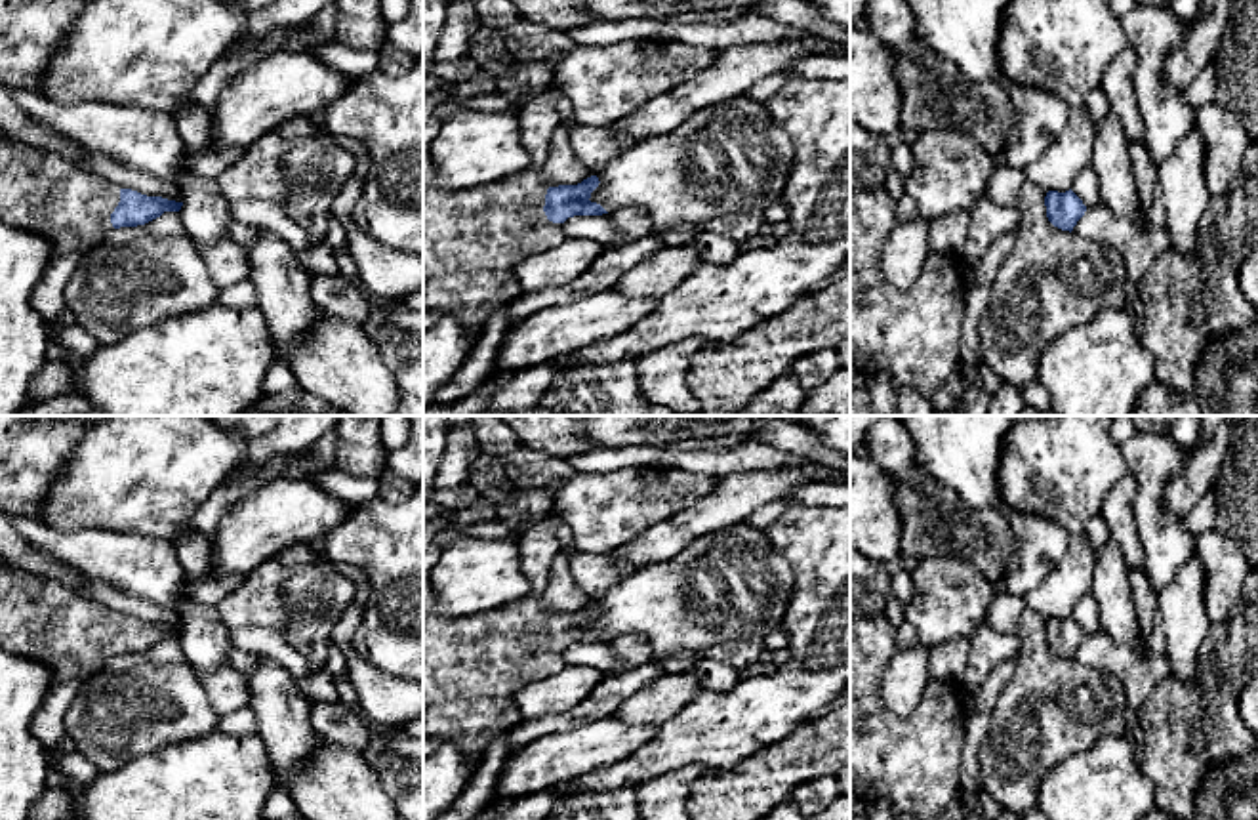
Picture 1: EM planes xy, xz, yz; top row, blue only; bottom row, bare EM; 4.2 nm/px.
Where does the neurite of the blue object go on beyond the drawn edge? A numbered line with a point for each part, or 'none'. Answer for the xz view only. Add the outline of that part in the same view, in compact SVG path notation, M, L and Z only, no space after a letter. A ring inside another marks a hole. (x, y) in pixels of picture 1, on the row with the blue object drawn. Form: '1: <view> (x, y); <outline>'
1: xz (471, 239); M541 168L461 191L423 189L423 332L452 315L477 343L492 313L522 296L513 265L568 238L543 212L547 189Z

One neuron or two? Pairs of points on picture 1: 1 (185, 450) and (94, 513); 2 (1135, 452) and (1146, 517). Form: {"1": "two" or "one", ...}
{"1": "one", "2": "one"}

